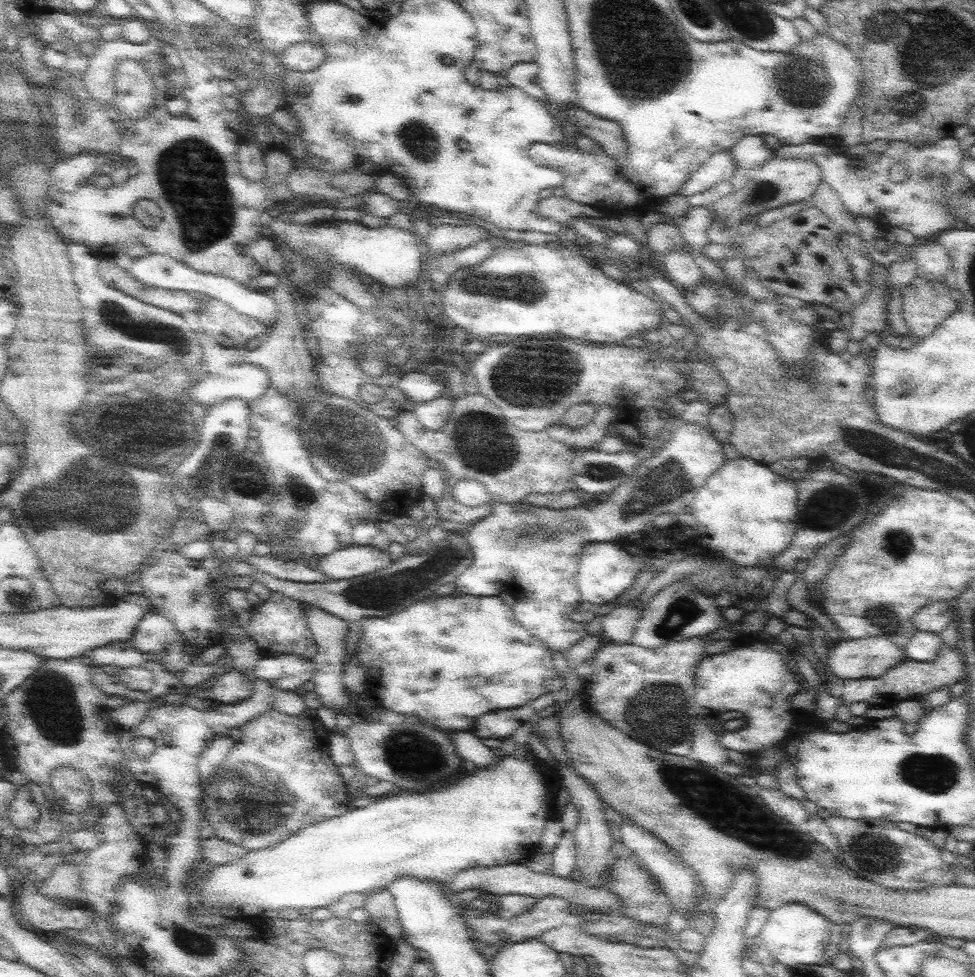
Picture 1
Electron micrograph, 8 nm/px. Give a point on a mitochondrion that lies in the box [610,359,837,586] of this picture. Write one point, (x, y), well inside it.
(670, 480)

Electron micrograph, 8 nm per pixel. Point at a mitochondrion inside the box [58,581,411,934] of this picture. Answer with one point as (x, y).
(250, 803)

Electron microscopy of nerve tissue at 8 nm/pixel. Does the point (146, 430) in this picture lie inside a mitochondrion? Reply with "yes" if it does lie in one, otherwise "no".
yes

